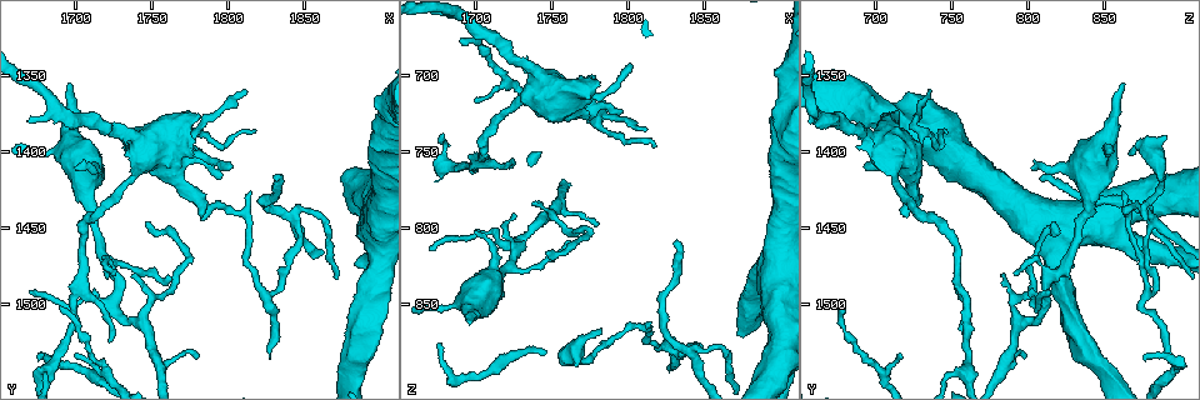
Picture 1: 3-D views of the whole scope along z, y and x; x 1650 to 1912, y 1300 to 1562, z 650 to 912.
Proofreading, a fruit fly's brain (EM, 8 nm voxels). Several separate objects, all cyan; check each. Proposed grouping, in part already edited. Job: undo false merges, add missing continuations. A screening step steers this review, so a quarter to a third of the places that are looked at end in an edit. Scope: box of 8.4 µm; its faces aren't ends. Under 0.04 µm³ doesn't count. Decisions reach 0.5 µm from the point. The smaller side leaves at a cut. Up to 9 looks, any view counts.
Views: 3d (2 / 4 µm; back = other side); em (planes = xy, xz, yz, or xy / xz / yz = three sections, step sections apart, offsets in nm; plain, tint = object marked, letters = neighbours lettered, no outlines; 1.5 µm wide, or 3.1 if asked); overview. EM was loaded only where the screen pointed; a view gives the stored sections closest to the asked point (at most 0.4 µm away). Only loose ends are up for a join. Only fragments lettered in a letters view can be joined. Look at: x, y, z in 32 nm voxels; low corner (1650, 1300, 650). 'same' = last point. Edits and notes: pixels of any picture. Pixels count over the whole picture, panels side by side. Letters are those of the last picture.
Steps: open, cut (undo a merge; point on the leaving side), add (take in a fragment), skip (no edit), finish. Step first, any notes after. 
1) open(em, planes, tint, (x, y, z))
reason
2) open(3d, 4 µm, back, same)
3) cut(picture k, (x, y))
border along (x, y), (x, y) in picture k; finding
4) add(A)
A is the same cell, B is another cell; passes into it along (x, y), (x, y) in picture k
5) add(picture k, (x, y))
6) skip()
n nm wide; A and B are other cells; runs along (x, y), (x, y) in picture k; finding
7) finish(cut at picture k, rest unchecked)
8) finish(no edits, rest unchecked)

open(em, yz, step 8, letters, (1796, 1416, 724))
an open end

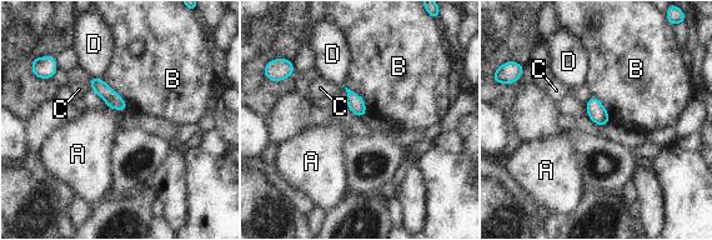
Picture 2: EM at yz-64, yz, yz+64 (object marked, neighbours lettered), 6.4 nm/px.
open(em, xy, step 4, letters, same)
another direction

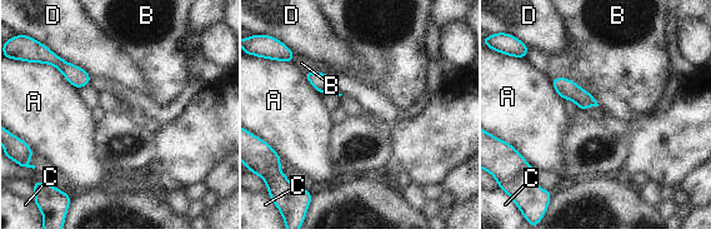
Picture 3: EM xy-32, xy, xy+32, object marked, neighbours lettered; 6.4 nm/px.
skip()
120 nm wide; A, B, C and D are other cells; border along (304, 71), (323, 71), (331, 78) in picture 3; none of them fits

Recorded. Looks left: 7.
open(em, xz, step 8, letters, (1842, 1446, 882))
sharp bend

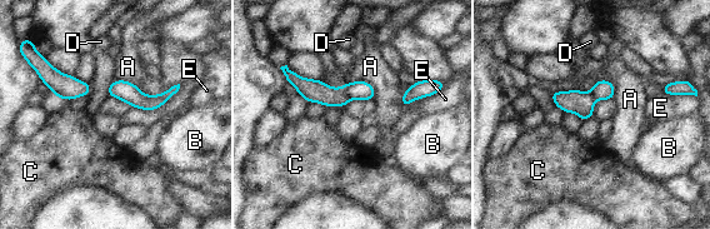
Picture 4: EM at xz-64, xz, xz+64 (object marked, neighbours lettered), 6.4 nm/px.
cut(picture 4, (311, 90))
A, B, C, D and E are other cells; border along (343, 89), (350, 99) in picture 4; a second neuron is stuck on

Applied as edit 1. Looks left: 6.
open(em, xz, step 8, letters, (1826, 1534, 894))
an open end

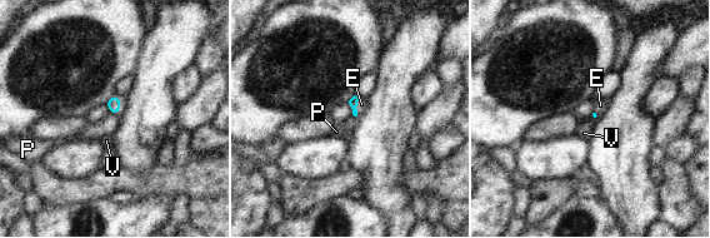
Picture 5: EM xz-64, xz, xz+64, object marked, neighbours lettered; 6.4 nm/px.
add(picture 5, (361, 104))
E is the same cell, P and V are other cells; passes into it along (353, 102), (356, 105), (361, 104) in picture 5; the neuron continues

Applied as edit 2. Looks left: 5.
finish(cut at picture 4, add at picture 5, rest unchecked)

